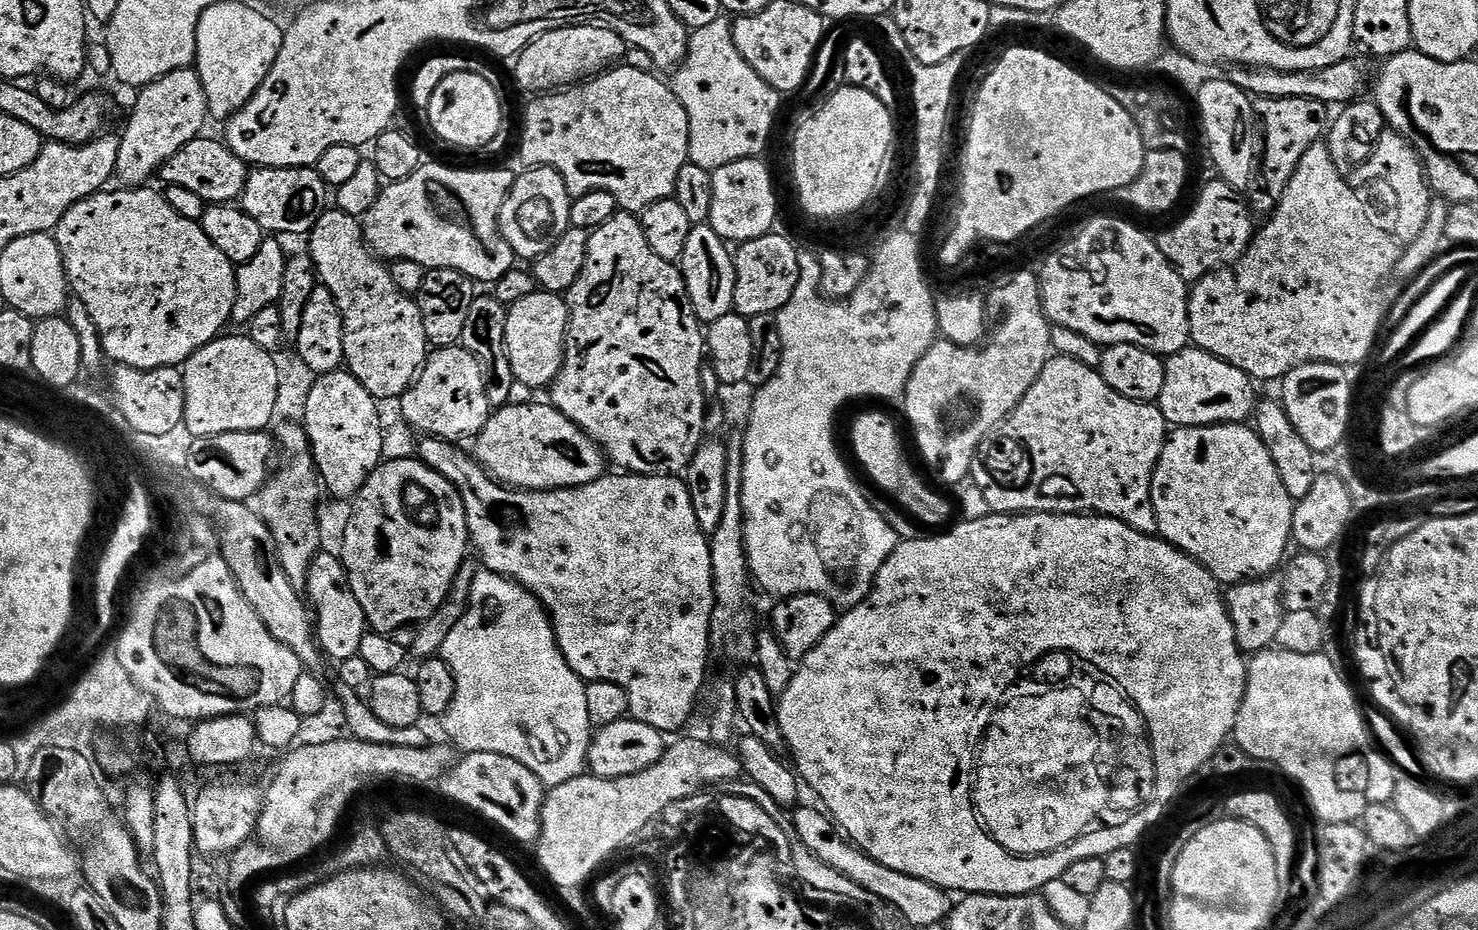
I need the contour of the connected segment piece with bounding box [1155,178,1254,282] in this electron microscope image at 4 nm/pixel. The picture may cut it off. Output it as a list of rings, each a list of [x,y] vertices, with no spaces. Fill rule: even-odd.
[[[1213,178],[1201,190],[1200,197],[1189,210],[1188,216],[1182,217],[1173,228],[1168,228],[1161,236],[1155,237],[1156,245],[1160,247],[1164,257],[1176,267],[1176,272],[1186,282],[1195,282],[1212,272],[1219,272],[1221,268],[1237,264],[1252,243],[1253,213],[1245,201],[1245,205],[1240,201],[1240,196],[1241,193],[1224,180]]]

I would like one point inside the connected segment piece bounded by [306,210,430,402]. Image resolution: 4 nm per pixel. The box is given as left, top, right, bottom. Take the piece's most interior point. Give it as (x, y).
(385, 346)

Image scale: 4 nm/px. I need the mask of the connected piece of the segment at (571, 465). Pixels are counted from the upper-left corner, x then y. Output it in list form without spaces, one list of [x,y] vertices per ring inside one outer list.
[[[509,402],[489,415],[486,426],[475,437],[474,455],[485,472],[493,480],[513,489],[530,492],[550,492],[553,488],[577,488],[600,480],[606,475],[606,454],[582,429],[574,426],[566,414],[562,414],[551,403],[516,404]]]

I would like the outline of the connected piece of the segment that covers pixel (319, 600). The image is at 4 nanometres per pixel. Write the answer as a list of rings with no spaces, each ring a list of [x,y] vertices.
[[[327,550],[316,555],[308,571],[306,596],[314,613],[314,632],[325,657],[332,659],[333,656],[333,661],[339,662],[359,656],[362,638],[366,631],[366,621],[358,598],[354,598],[354,590],[348,581],[344,561],[339,555],[332,553],[331,556]]]

